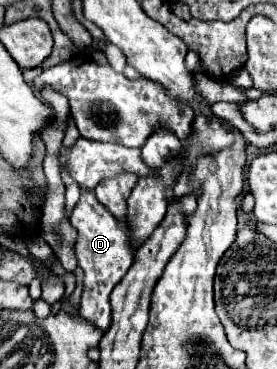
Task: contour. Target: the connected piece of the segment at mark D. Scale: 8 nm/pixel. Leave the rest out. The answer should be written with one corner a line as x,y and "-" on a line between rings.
84,190
80,194
78,204
74,206
70,214
70,224
78,232
76,242
76,258
78,266
84,270
84,292
78,314
92,324
96,324
102,330
108,330
110,326
110,302
108,296
112,288
122,280
122,276
128,272
134,260
134,250
128,242
126,230
120,226
120,222
106,210
94,196
92,190

